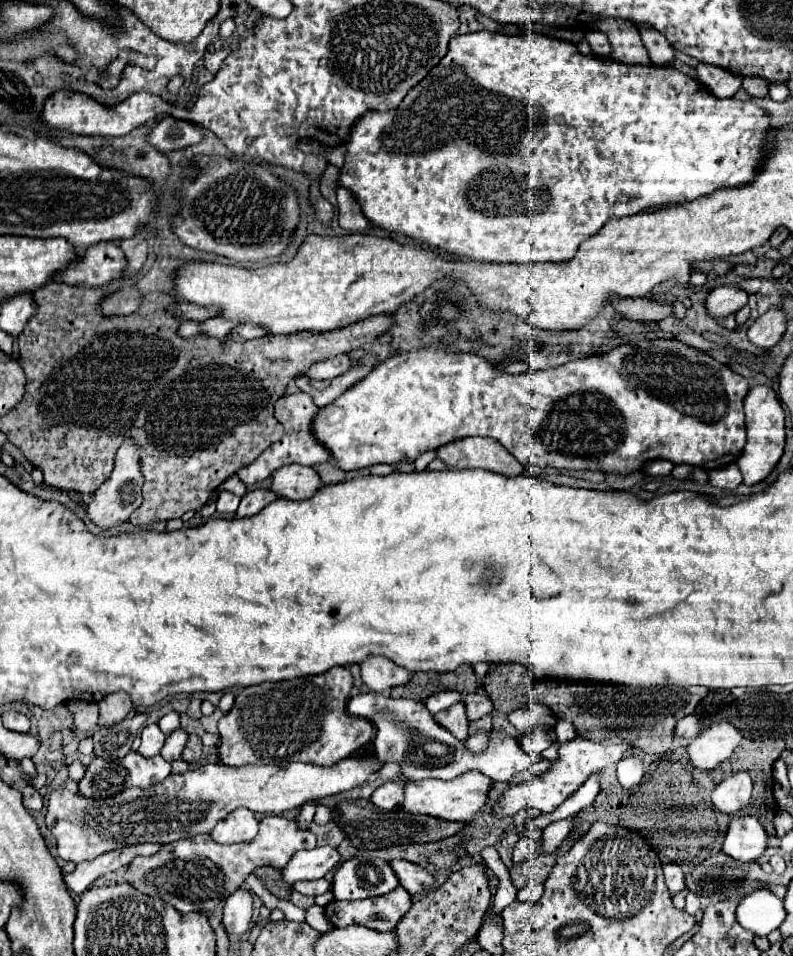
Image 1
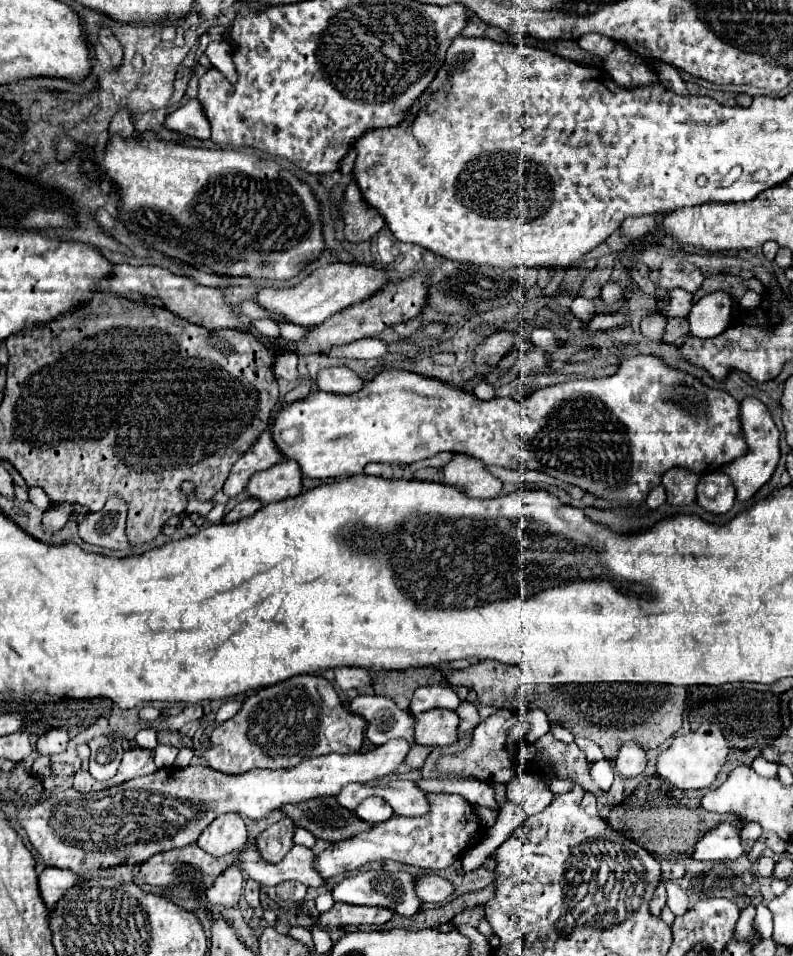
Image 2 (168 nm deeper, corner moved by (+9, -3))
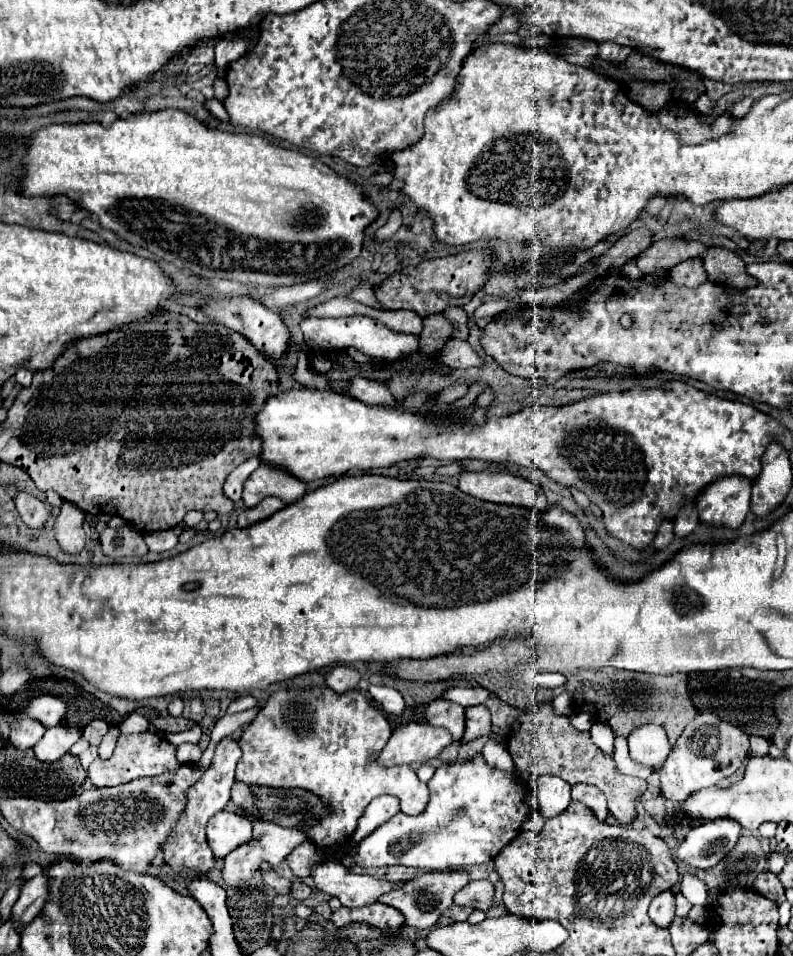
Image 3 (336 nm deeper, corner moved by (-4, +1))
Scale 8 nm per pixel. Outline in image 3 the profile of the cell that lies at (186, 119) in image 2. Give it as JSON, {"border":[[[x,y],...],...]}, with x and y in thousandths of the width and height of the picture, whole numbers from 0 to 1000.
{"border":[[[264,103],[264,105],[259,105],[259,115],[266,119],[266,121],[271,121],[276,128],[289,128],[289,121],[286,121],[286,115],[281,113],[281,109],[274,105],[274,103]]]}

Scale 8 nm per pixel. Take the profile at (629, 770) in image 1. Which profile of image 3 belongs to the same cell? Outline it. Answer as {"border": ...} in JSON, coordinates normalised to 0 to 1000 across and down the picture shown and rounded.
{"border":[[[813,757],[796,766],[793,774],[793,789],[801,797],[811,801],[821,801],[831,805],[839,797],[839,793],[846,787],[846,780],[841,776],[841,768],[828,757]]]}

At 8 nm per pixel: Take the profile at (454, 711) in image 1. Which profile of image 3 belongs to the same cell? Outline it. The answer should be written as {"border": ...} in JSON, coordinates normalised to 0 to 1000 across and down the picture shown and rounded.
{"border":[[[546,732],[538,738],[538,747],[536,747],[538,755],[549,762],[561,762],[571,774],[581,774],[584,766],[586,766],[586,741],[566,734],[566,732]]]}

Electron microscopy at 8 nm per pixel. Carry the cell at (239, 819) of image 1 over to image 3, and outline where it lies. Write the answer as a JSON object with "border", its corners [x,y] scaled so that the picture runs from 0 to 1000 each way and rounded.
{"border":[[[279,847],[261,860],[261,879],[271,897],[284,897],[291,889],[317,879],[319,860],[311,854]]]}

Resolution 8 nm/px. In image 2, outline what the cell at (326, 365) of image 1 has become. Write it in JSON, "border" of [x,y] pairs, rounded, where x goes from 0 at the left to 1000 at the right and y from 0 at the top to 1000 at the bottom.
{"border":[[[419,383],[419,385],[409,385],[401,391],[401,406],[406,410],[419,410],[419,412],[446,412],[451,408],[456,408],[459,400],[451,391],[446,391],[439,385],[431,383]]]}

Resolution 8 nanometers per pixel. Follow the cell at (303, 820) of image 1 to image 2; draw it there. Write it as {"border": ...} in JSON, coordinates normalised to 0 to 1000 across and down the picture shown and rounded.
{"border":[[[356,856],[325,872],[325,889],[335,902],[353,902],[353,897],[368,887],[368,870],[371,862],[366,862],[363,856]]]}

